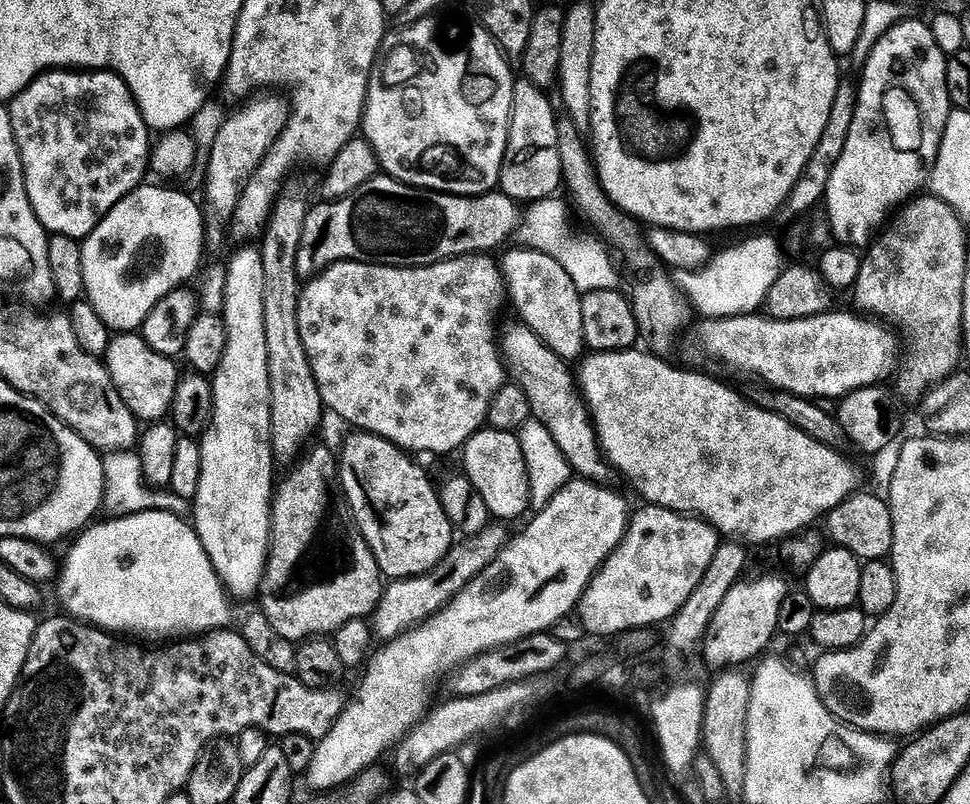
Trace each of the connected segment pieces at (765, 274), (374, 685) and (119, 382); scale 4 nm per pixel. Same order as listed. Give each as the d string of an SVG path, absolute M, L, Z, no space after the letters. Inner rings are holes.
M756 236L737 248L717 251L700 271L685 271L682 291L693 309L699 315L701 312L701 317L751 316L763 309L766 294L770 294L770 286L774 286L781 271L780 252L772 245L771 238Z
M573 479L545 508L539 509L536 517L525 526L524 532L517 536L515 533L497 554L496 560L478 573L444 608L408 629L396 640L385 643L381 647L384 649L381 652L379 649L371 657L367 665L368 673L356 692L356 701L343 705L331 730L315 745L313 760L306 773L310 787L336 788L347 780L355 781L361 772L367 772L377 763L376 759L387 748L395 749L425 718L432 691L447 672L455 673L465 662L475 660L485 652L495 652L497 648L505 648L517 640L547 633L555 629L552 627L563 616L571 612L573 615L589 581L628 531L630 511L627 502L604 487L591 480Z
M116 334L108 344L108 373L112 375L118 394L140 422L160 422L171 413L174 394L182 379L176 363L173 357L155 352L140 334Z

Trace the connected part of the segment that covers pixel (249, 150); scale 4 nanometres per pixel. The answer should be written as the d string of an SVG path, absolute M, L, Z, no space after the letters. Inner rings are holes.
M251 99L243 105L241 112L228 116L218 138L214 138L212 151L207 153L208 170L206 172L206 194L213 206L220 212L230 214L235 211L236 203L242 191L242 185L252 175L272 144L280 136L290 111L283 99ZM284 103L284 104L283 104Z

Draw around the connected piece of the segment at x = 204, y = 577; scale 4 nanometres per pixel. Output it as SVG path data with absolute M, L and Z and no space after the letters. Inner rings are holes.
M153 510L150 512L135 512L132 516L105 519L105 524L99 522L83 529L75 537L76 545L68 552L68 561L63 561L62 573L58 578L60 584L60 600L64 603L63 611L67 615L83 620L89 624L95 624L97 628L105 629L113 634L132 634L128 632L141 632L144 636L168 636L164 638L188 638L193 634L203 634L225 627L228 620L228 602L223 585L219 576L216 575L214 566L206 554L206 550L200 541L200 535L191 523L176 517L177 513L172 510Z

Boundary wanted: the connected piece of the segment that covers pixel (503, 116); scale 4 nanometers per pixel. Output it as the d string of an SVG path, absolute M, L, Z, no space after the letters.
M439 15L427 16L424 20L419 20L417 24L407 25L403 29L404 33L397 40L392 37L392 34L385 35L382 55L373 71L372 81L368 84L368 102L364 106L362 136L376 151L376 158L380 161L381 169L394 179L409 184L411 188L429 188L432 192L449 192L455 196L482 196L497 191L500 182L500 171L504 165L512 114L513 65L494 42L487 28L468 18L463 18L464 20L440 19Z

